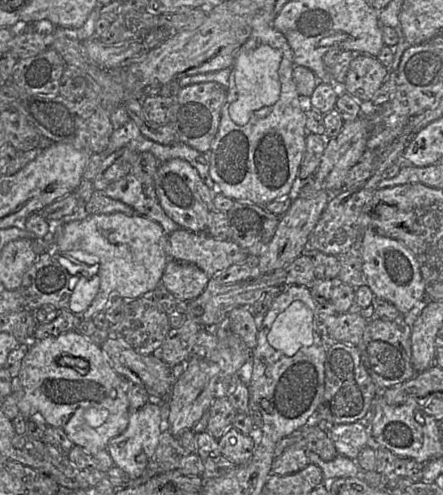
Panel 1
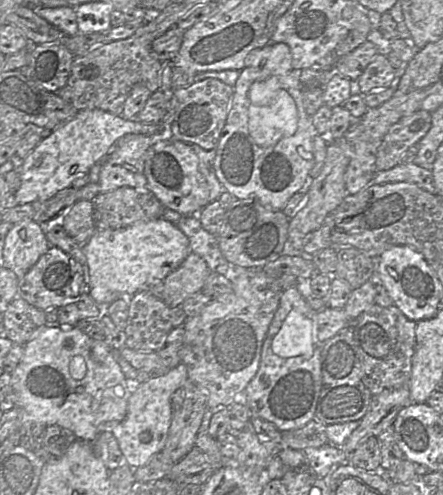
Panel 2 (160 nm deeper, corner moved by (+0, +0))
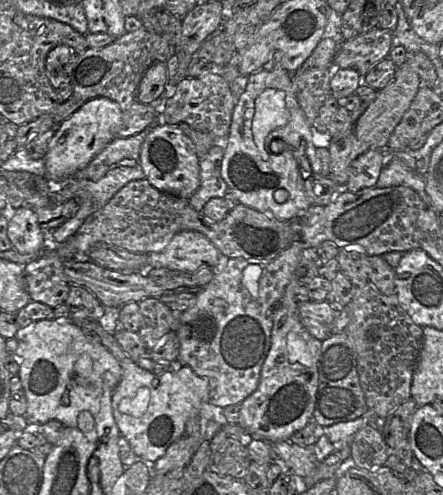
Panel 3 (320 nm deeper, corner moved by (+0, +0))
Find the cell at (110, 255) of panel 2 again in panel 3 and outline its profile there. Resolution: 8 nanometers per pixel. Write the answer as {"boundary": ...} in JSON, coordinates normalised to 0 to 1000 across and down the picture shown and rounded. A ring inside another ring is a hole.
{"boundary":[[[411,467],[395,473],[363,507],[332,515],[334,541],[440,549],[460,539],[483,543],[501,513],[454,471]]]}

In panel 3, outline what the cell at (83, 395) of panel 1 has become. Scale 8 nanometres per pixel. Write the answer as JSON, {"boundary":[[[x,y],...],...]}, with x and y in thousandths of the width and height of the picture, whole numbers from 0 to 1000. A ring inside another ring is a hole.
{"boundary":[[[88,646],[54,665],[41,665],[34,683],[41,687],[34,729],[43,737],[41,760],[61,808],[54,842],[65,859],[131,848],[147,863],[169,865],[181,832],[199,830],[210,842],[219,838],[235,788],[235,756],[251,752],[262,764],[275,760],[271,735],[255,715],[228,693],[196,681],[160,646]]]}

